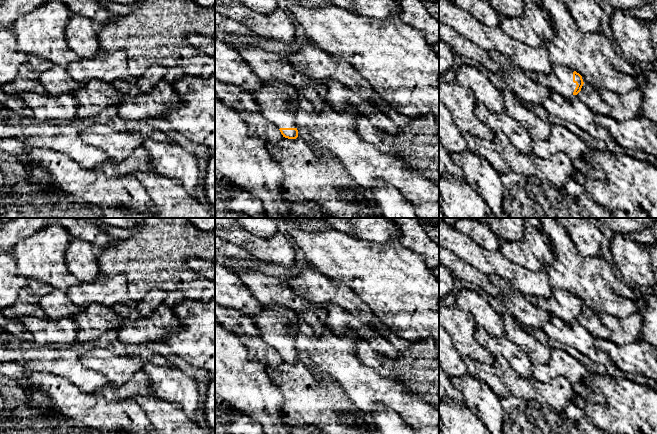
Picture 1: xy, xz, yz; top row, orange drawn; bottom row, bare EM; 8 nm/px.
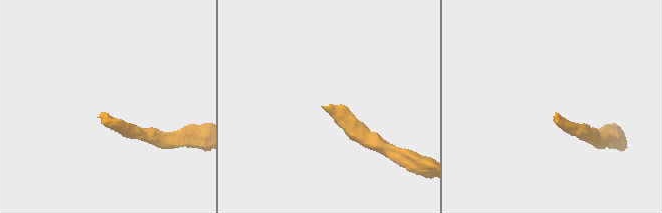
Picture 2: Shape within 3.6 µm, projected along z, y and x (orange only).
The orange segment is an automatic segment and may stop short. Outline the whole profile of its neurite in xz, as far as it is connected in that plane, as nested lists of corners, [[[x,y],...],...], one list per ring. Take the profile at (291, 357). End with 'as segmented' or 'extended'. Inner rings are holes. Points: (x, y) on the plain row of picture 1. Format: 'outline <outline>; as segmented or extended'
outline [[[262,305],[261,310],[251,320],[260,331],[263,341],[273,347],[283,361],[296,363],[297,349],[294,342],[295,313],[286,308]]]; extended

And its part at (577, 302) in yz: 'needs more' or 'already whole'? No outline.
needs more

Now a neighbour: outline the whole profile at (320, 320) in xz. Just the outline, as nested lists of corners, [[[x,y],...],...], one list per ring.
[[[242,269],[237,275],[261,305],[277,306],[302,314],[318,336],[327,327],[325,308],[308,301],[282,280],[253,269]]]

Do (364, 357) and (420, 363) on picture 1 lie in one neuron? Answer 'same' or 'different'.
same

